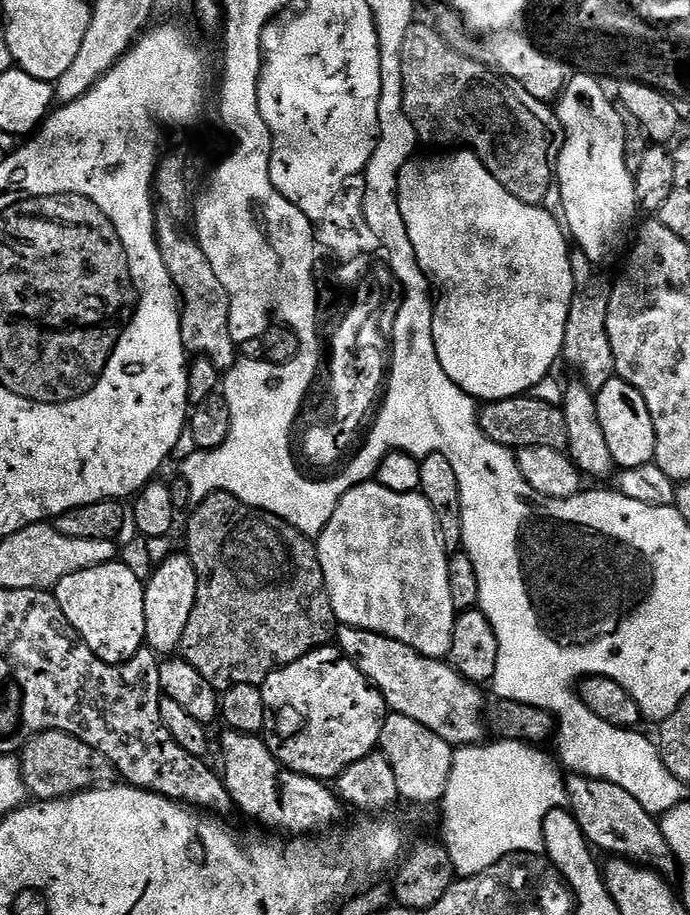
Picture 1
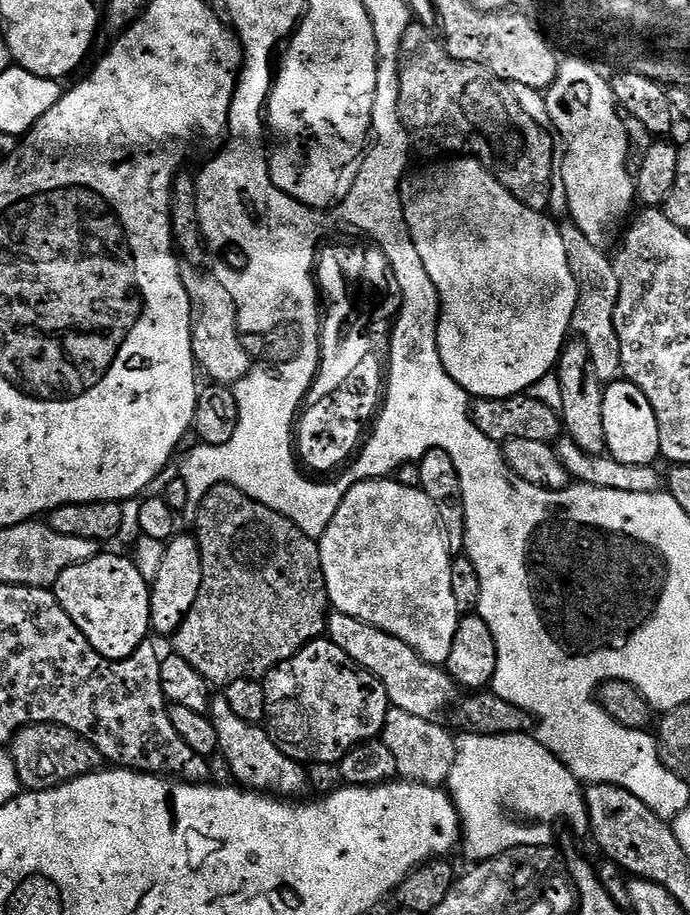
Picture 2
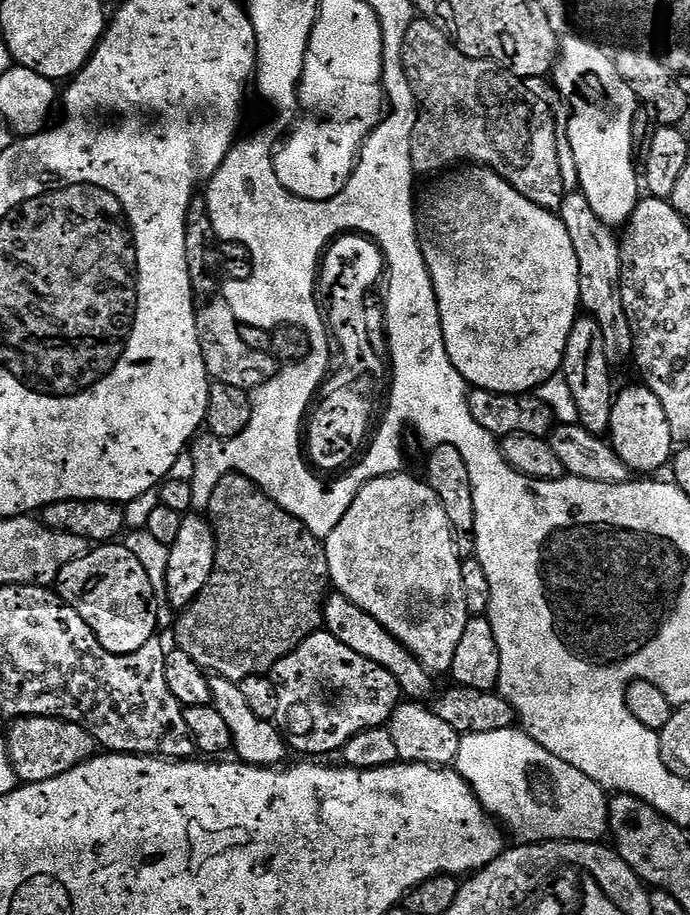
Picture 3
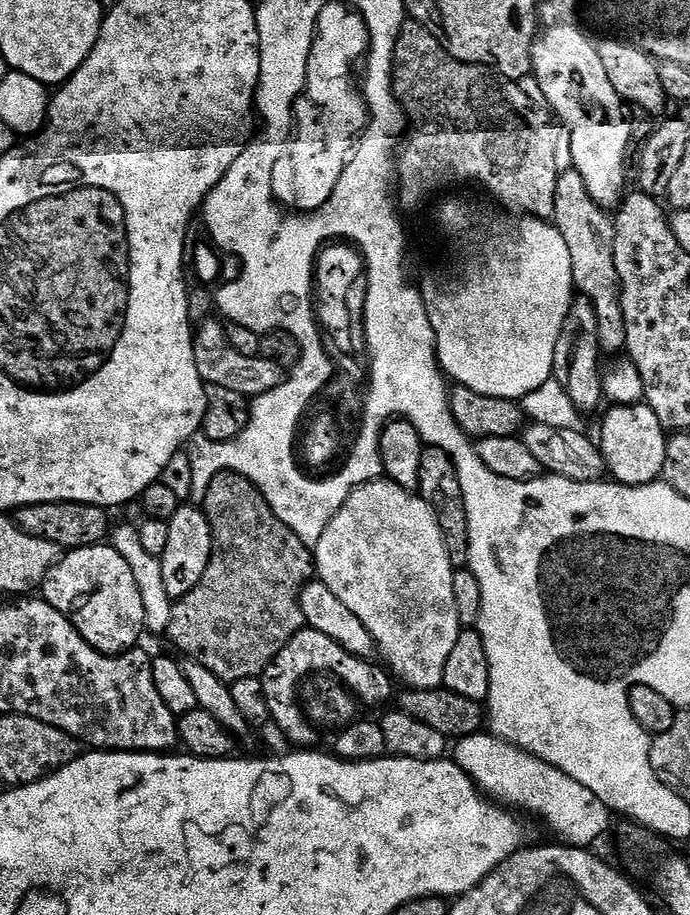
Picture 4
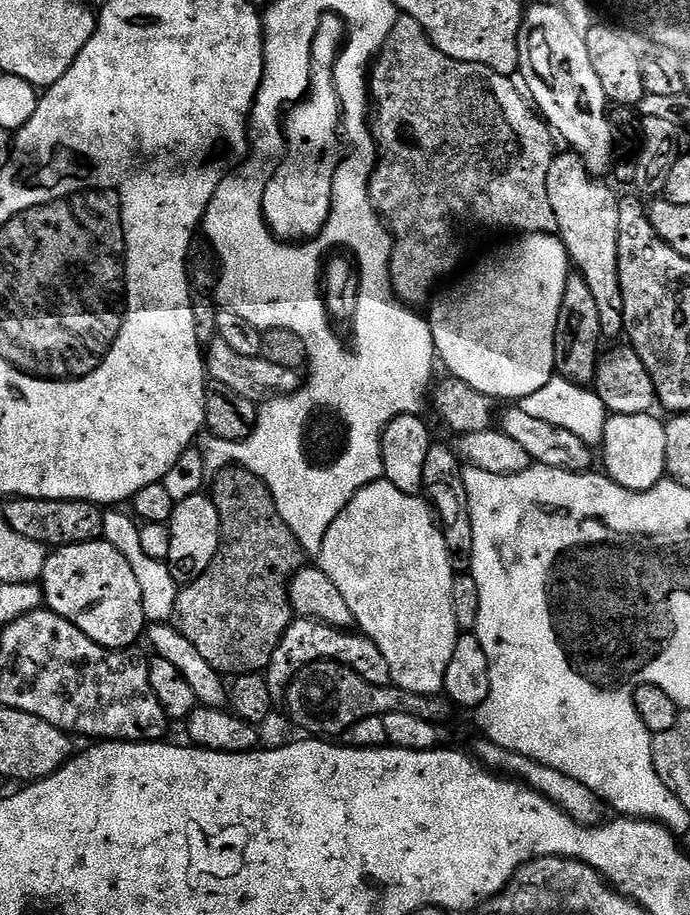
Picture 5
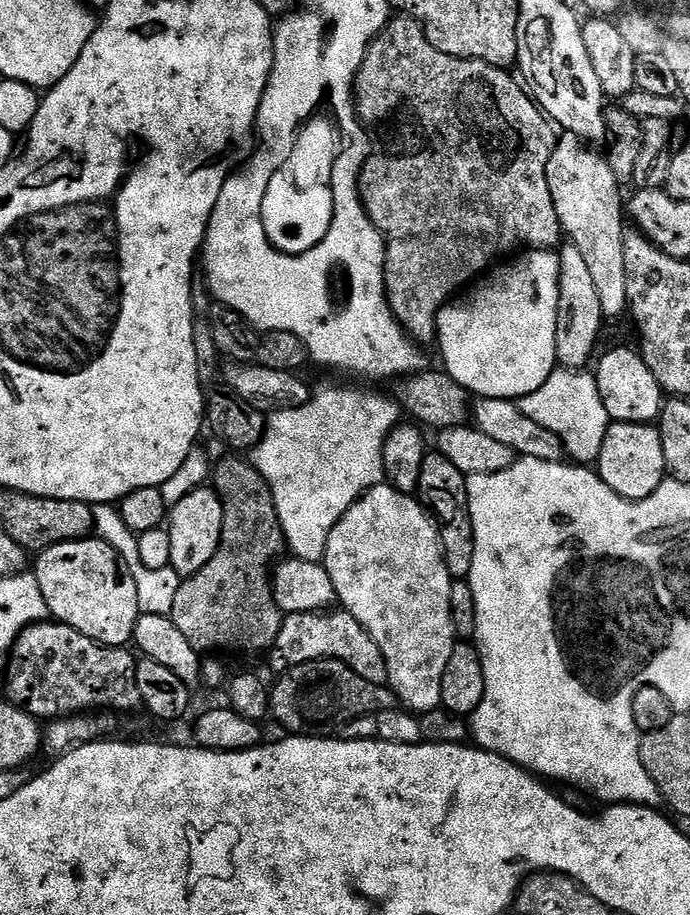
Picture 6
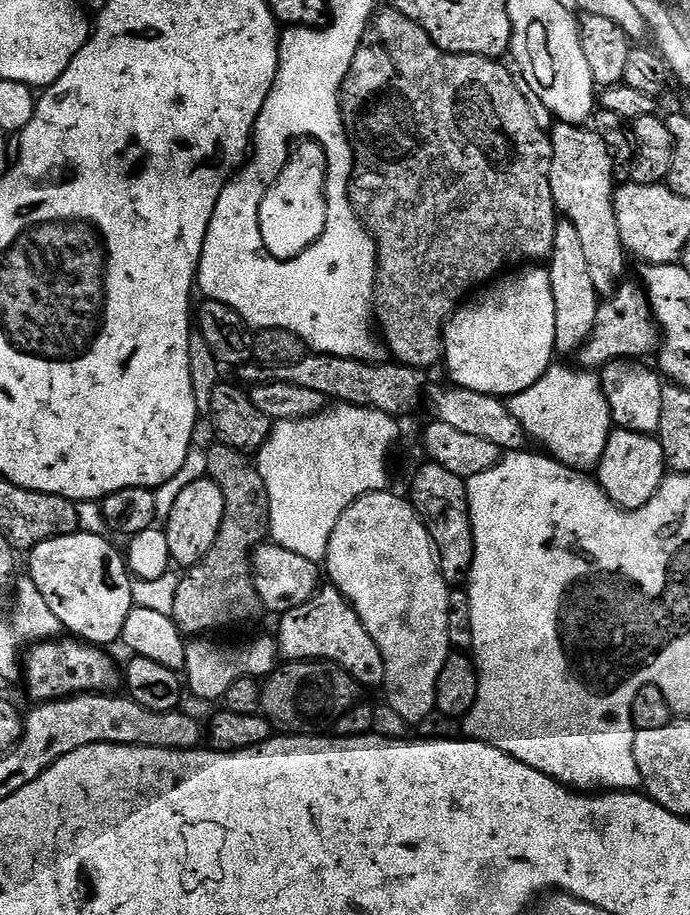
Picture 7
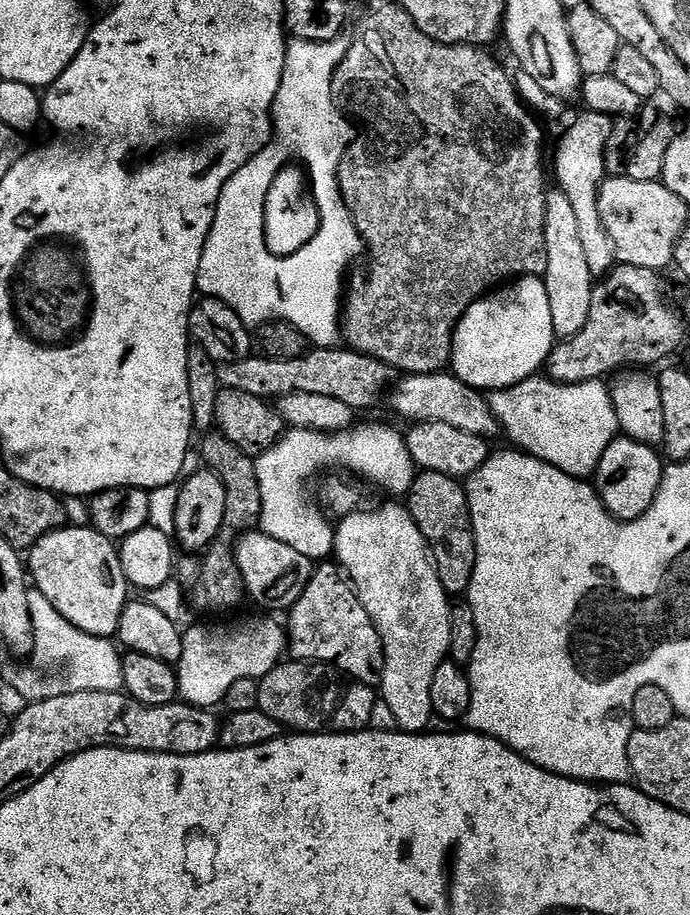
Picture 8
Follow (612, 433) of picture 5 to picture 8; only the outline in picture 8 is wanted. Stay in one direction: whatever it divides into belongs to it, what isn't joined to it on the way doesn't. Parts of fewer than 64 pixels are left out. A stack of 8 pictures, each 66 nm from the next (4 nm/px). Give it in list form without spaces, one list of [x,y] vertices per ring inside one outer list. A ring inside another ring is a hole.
[[[620,434],[610,442],[610,446],[606,446],[606,454],[602,454],[602,462],[598,462],[594,487],[600,494],[600,501],[615,520],[637,520],[655,502],[665,467],[661,453],[653,445]]]

